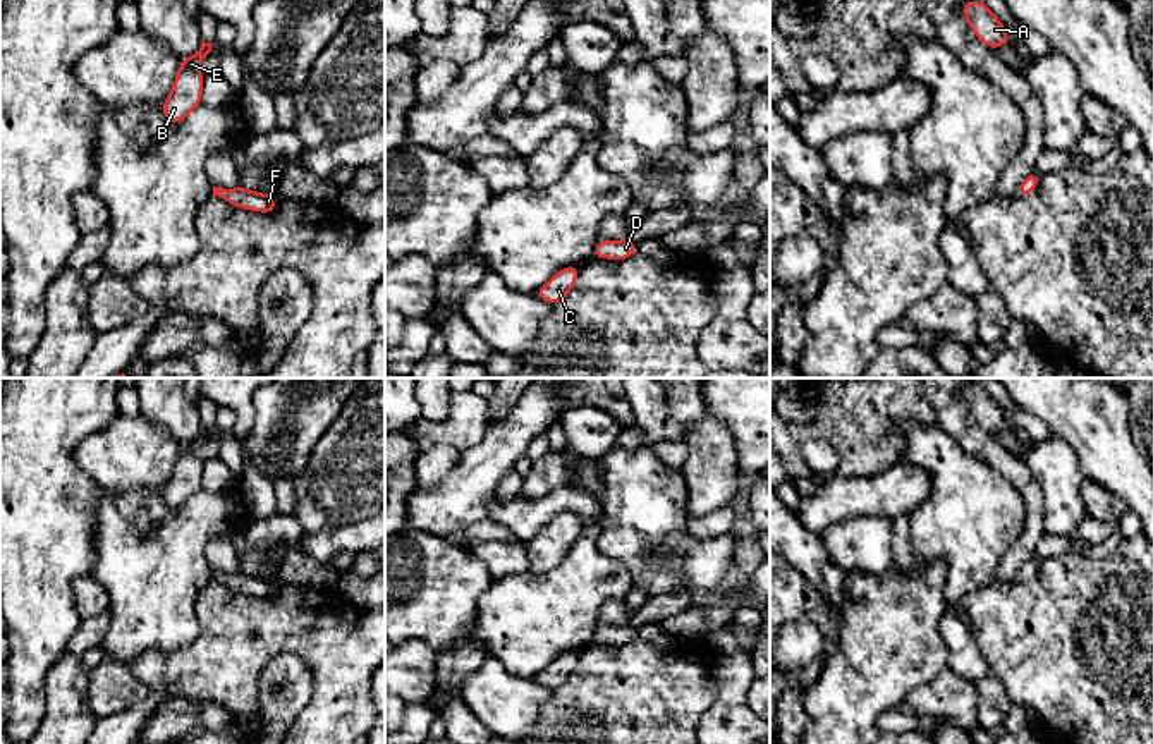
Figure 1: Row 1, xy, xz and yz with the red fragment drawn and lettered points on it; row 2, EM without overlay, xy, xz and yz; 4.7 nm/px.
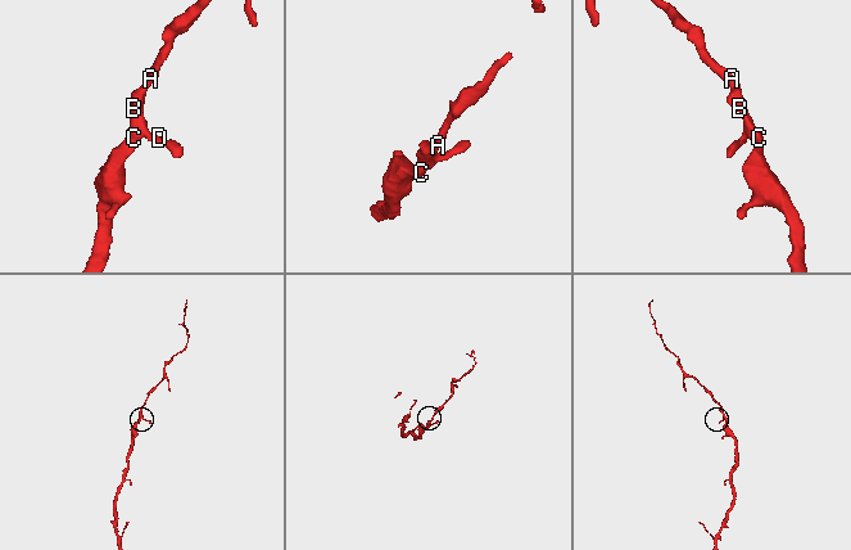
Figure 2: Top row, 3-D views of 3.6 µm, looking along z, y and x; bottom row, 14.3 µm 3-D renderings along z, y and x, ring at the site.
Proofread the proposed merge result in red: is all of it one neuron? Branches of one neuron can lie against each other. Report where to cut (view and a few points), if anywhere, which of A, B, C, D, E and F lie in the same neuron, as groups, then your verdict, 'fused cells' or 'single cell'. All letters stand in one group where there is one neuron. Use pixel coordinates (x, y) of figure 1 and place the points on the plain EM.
cut none; groups A B C D E F; single cell

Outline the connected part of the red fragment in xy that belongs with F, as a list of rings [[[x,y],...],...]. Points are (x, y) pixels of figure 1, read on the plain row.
[[[213,570],[213,581],[223,582],[235,593],[246,593],[251,596],[273,598],[277,595],[275,579],[259,579],[258,576],[247,576],[242,570],[235,574],[223,574]]]

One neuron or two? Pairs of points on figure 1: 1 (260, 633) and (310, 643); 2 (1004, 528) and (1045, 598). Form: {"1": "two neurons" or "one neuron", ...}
{"1": "one neuron", "2": "two neurons"}

